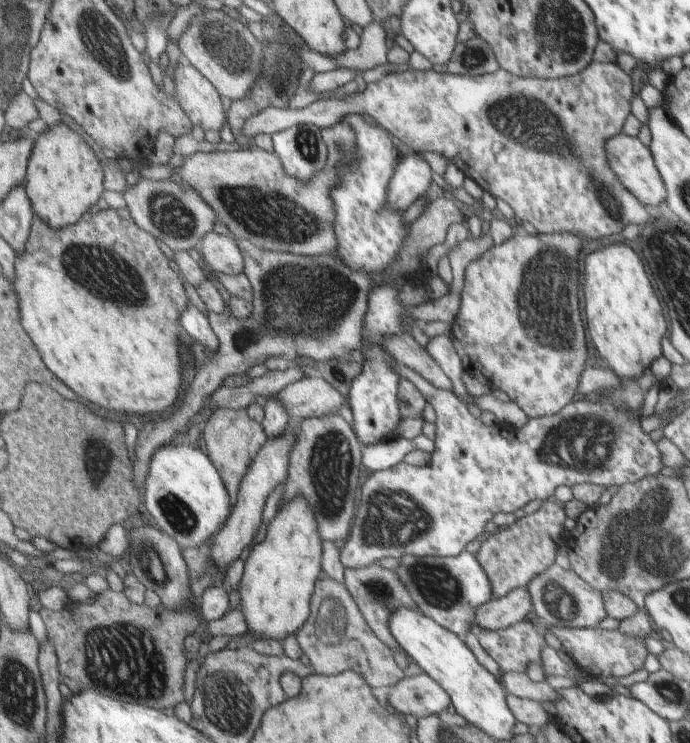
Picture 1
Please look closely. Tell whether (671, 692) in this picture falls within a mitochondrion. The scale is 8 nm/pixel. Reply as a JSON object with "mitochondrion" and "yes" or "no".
{"mitochondrion":"yes"}

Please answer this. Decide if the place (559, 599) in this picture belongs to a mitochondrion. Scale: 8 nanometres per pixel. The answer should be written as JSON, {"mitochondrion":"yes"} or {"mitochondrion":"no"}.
{"mitochondrion":"yes"}

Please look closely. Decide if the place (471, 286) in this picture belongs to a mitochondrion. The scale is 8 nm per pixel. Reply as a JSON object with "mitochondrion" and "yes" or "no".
{"mitochondrion":"no"}

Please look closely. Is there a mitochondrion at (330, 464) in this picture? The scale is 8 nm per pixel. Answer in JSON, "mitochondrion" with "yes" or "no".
{"mitochondrion":"yes"}

